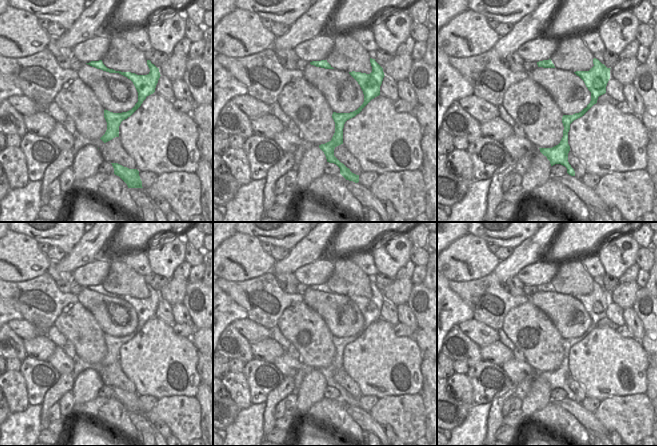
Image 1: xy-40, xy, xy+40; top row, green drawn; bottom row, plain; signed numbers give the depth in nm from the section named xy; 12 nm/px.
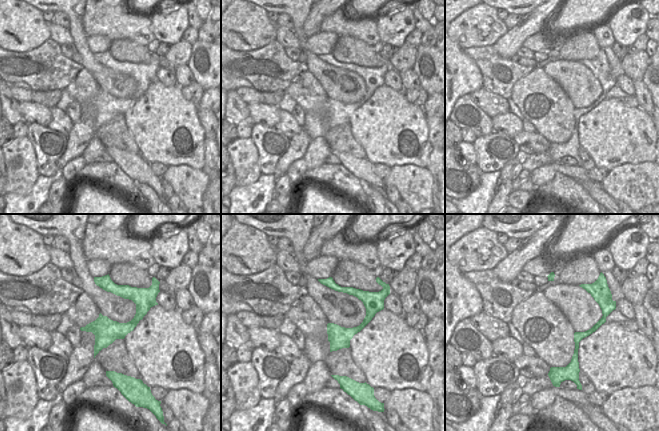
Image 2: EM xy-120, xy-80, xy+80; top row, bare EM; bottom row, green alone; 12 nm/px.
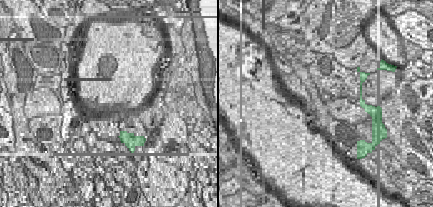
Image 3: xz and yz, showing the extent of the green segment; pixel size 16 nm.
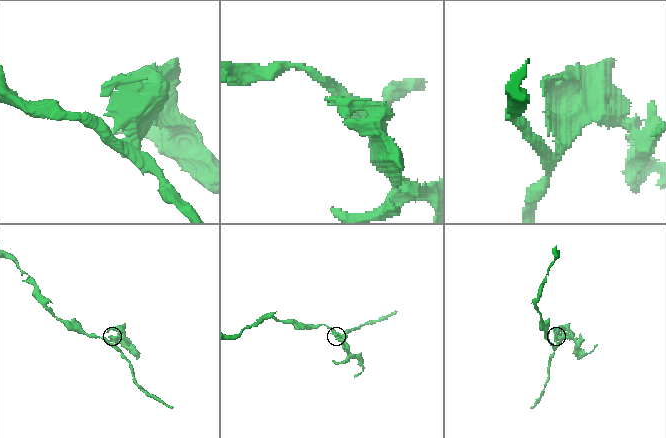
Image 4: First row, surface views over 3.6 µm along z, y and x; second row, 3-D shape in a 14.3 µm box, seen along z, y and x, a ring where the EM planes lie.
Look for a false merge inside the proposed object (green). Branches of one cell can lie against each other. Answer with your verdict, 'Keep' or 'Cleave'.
Cleave.

